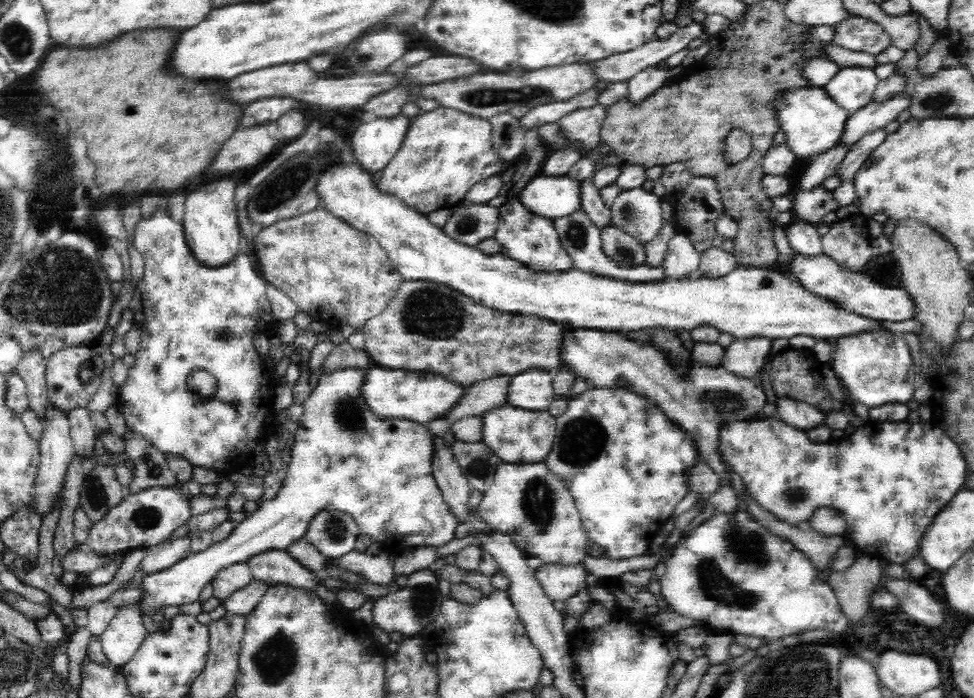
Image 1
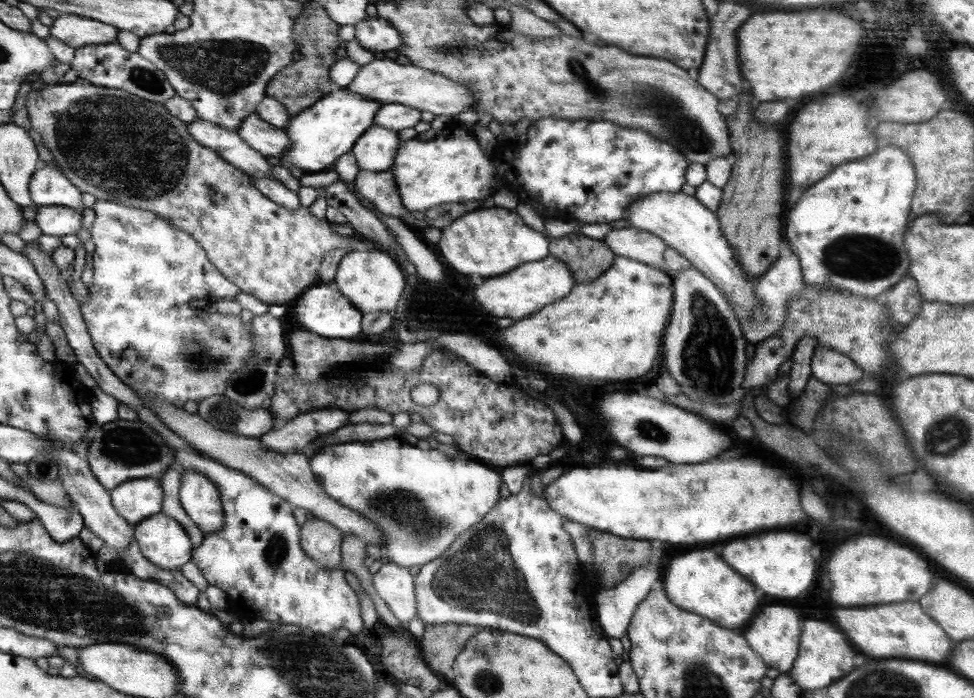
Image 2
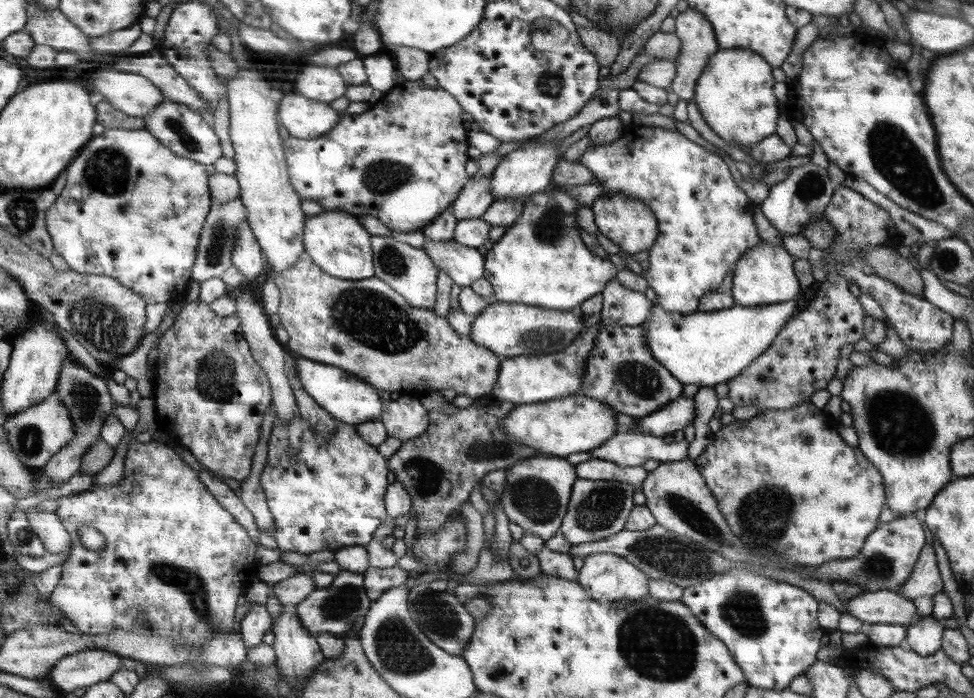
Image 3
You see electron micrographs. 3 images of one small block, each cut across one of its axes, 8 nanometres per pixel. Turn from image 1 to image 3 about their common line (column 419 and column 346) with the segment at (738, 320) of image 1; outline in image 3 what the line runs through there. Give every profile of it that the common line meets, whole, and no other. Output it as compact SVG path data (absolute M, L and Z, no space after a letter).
M324 211L306 220L305 253L330 276L342 280L364 280L376 276L373 262L372 235L359 217L346 211Z

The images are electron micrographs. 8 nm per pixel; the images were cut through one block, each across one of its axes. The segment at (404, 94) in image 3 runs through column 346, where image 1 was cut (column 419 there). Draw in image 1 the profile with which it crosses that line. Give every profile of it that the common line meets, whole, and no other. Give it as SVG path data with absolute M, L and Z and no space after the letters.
M440 106L432 112L420 112L411 118L398 152L382 170L377 188L399 198L410 208L428 215L439 208L450 209L464 201L467 192L477 183L500 176L504 171L504 163L505 160L492 148L492 125L488 119Z

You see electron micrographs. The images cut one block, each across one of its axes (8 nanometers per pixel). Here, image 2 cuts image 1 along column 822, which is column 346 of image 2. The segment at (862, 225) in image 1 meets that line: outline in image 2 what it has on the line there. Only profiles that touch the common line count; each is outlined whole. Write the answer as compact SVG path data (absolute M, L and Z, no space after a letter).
M78 79L77 81L73 83L64 83L59 82L56 85L50 85L47 86L44 90L41 92L34 92L32 91L28 98L26 98L26 109L28 109L28 112L32 114L32 127L29 129L35 129L37 130L41 136L43 142L46 144L48 148L50 148L50 151L55 155L58 166L60 166L61 170L65 172L66 176L78 186L78 188L82 189L84 192L88 192L90 194L93 194L98 199L104 199L114 202L119 202L120 204L130 206L132 208L141 208L147 211L152 211L155 213L158 213L160 216L163 216L166 220L169 220L174 226L177 226L178 228L181 228L182 230L185 230L186 232L189 232L193 237L195 237L200 243L201 247L205 249L205 251L208 253L209 259L212 261L212 263L225 275L225 277L228 280L233 281L234 284L238 285L238 288L244 292L247 292L248 294L254 295L258 300L261 300L264 302L264 304L286 304L286 302L290 302L290 300L297 299L301 293L305 291L305 289L308 289L309 287L312 287L316 284L319 284L319 270L322 264L322 261L324 260L324 257L335 248L343 248L343 246L349 246L351 244L351 238L349 236L343 236L339 233L336 233L336 231L332 230L332 225L330 221L327 220L320 220L318 217L314 216L313 213L310 212L310 207L308 206L300 206L296 210L288 210L287 208L284 208L283 206L280 206L279 204L276 204L275 202L272 202L269 198L266 198L266 195L260 191L254 185L254 182L252 182L252 178L248 176L248 174L242 172L241 169L237 168L237 165L230 164L229 161L226 161L219 153L214 152L213 149L206 148L205 145L198 144L196 140L193 139L193 135L189 132L188 125L184 121L178 120L177 117L174 117L172 113L169 113L168 110L164 108L163 104L156 104L153 101L143 100L141 97L133 96L132 94L129 94L129 92L117 89L117 88L108 88L108 87L102 87L100 85L94 85L90 81Z

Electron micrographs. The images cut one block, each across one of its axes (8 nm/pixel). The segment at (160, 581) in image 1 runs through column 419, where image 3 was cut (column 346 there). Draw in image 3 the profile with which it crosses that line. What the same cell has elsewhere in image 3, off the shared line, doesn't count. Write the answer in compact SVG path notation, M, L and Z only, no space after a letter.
M300 412L290 421L282 421L276 416L267 454L260 486L266 494L270 513L274 515L277 531L275 542L281 552L313 554L328 550L335 554L350 546L364 547L373 540L376 528L386 522L388 513L385 508L385 494L389 488L389 464L386 456L378 452L377 446L358 435L356 425L338 421L336 431L328 437L322 437L314 433L314 429L306 419L302 419Z

